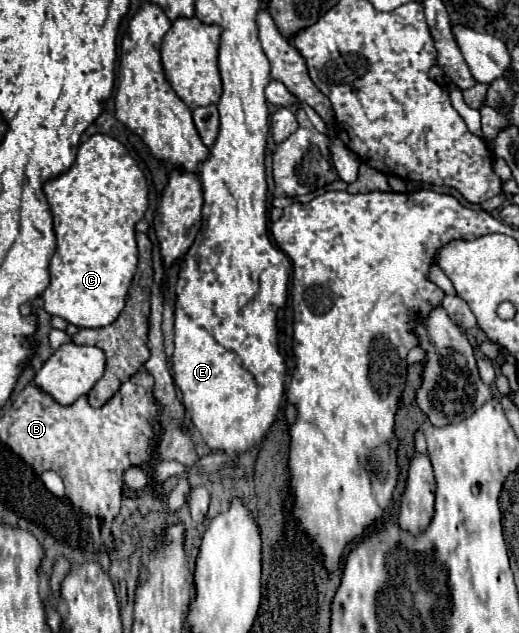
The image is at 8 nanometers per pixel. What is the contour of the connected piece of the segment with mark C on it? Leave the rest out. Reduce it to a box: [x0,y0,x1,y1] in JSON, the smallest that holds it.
[40,133,148,327]

